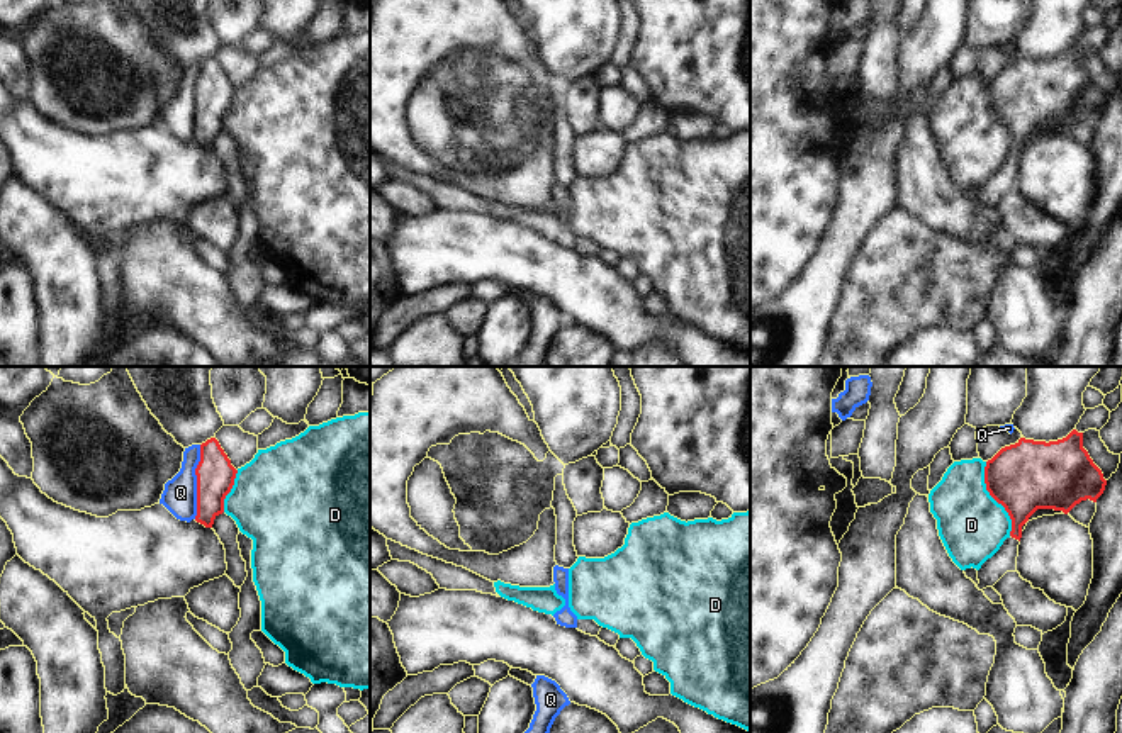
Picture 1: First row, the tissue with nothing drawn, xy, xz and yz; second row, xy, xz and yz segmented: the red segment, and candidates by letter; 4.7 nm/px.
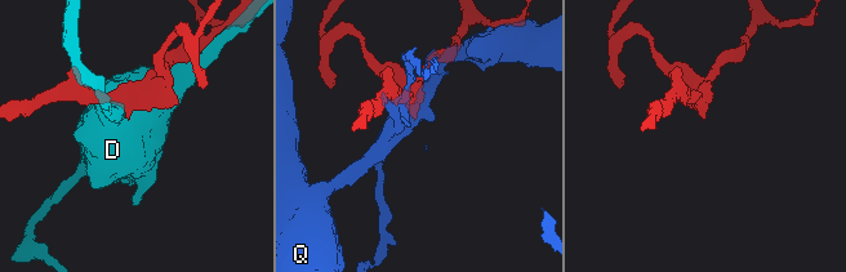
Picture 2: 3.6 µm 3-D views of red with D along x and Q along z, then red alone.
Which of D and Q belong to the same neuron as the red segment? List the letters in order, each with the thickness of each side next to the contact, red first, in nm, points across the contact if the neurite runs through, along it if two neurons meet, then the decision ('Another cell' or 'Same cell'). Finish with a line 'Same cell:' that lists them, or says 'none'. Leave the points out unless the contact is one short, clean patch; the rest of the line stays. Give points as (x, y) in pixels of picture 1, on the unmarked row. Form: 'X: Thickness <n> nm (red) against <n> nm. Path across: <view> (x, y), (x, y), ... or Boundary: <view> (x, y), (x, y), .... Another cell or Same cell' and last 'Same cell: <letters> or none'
D: Thickness 320 nm (red) against 320 nm. Another cell
Q: Thickness 180 nm (red) against 160 nm. Another cell
Same cell: none.

